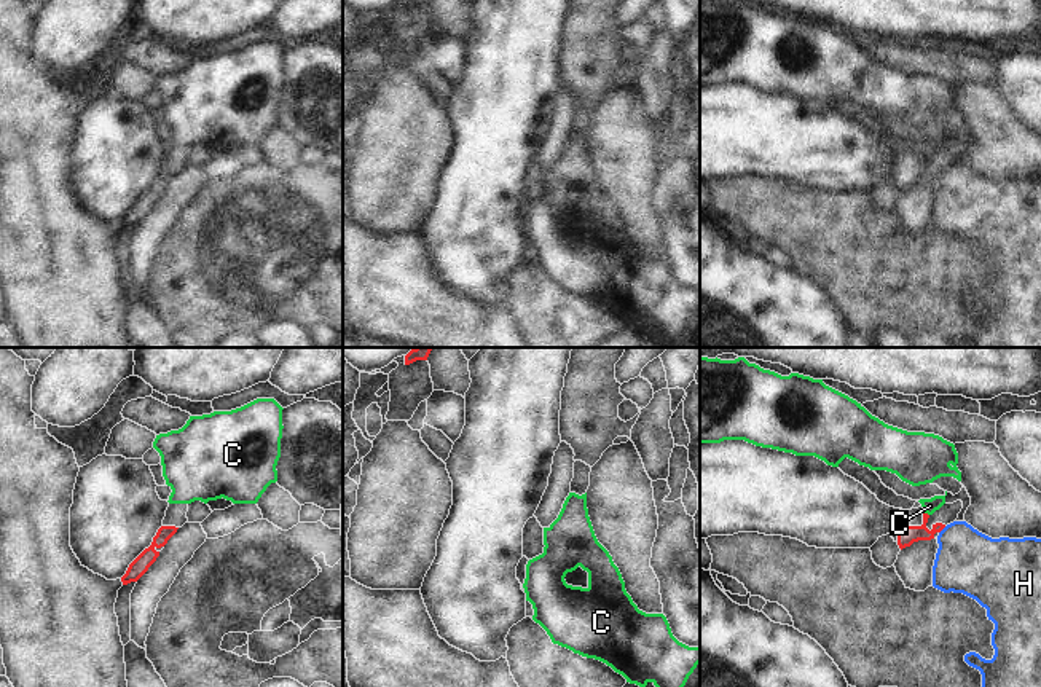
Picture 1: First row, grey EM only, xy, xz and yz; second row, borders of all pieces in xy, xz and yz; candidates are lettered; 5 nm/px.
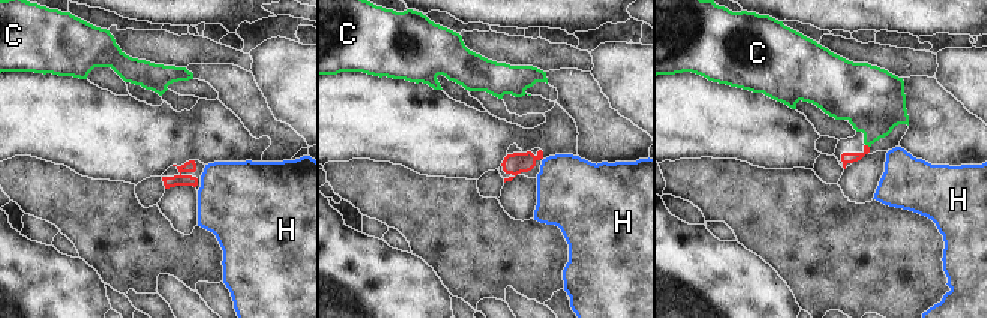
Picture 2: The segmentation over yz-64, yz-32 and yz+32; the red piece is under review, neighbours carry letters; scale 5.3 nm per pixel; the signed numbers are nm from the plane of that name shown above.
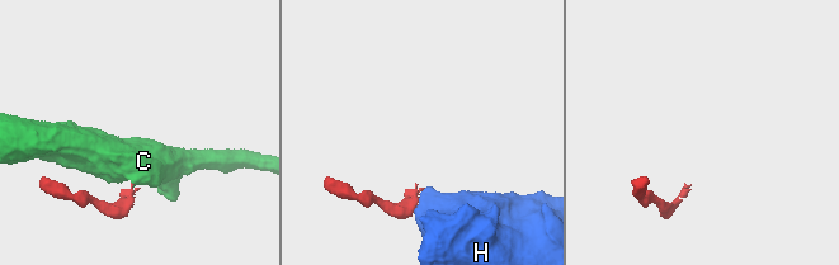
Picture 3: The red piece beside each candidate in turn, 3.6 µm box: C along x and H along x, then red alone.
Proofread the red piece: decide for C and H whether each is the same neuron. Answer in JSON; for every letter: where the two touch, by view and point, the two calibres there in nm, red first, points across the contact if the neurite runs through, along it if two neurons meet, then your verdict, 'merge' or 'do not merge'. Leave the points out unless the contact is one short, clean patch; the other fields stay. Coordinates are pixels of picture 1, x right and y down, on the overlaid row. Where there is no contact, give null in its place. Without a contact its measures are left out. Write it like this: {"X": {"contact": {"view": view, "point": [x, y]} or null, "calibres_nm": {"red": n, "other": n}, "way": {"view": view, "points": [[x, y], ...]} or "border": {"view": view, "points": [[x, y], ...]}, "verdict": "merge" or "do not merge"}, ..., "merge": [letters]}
{"C": {"contact": {"view": "yz", "point": [927, 514]}, "calibres_nm": {"red": 100, "other": 80}, "way": {"view": "yz", "points": [[906, 534], [914, 534], [927, 514], [930, 506]]}, "verdict": "merge"}, "H": {"contact": {"view": "yz", "point": [942, 528]}, "calibres_nm": {"red": 100, "other": 320}, "border": {"view": "yz", "points": [[946, 526], [939, 533]]}, "verdict": "do not merge"}, "merge": ["C"]}

